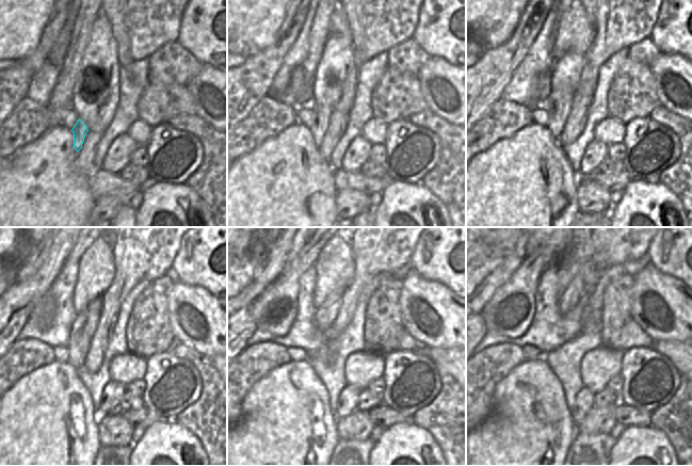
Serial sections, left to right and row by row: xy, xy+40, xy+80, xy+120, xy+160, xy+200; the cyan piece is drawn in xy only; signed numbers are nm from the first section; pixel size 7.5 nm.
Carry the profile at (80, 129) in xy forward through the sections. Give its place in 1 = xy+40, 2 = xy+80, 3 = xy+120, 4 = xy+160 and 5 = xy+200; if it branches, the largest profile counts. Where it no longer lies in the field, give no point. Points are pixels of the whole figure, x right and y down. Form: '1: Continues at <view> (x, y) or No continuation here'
1: Continues at xy+40 (322, 112)
2: Continues at xy+80 (558, 103)
3: Continues at xy+120 (84, 325)
4: Continues at xy+160 (325, 316)
5: Continues at xy+200 (568, 300).

